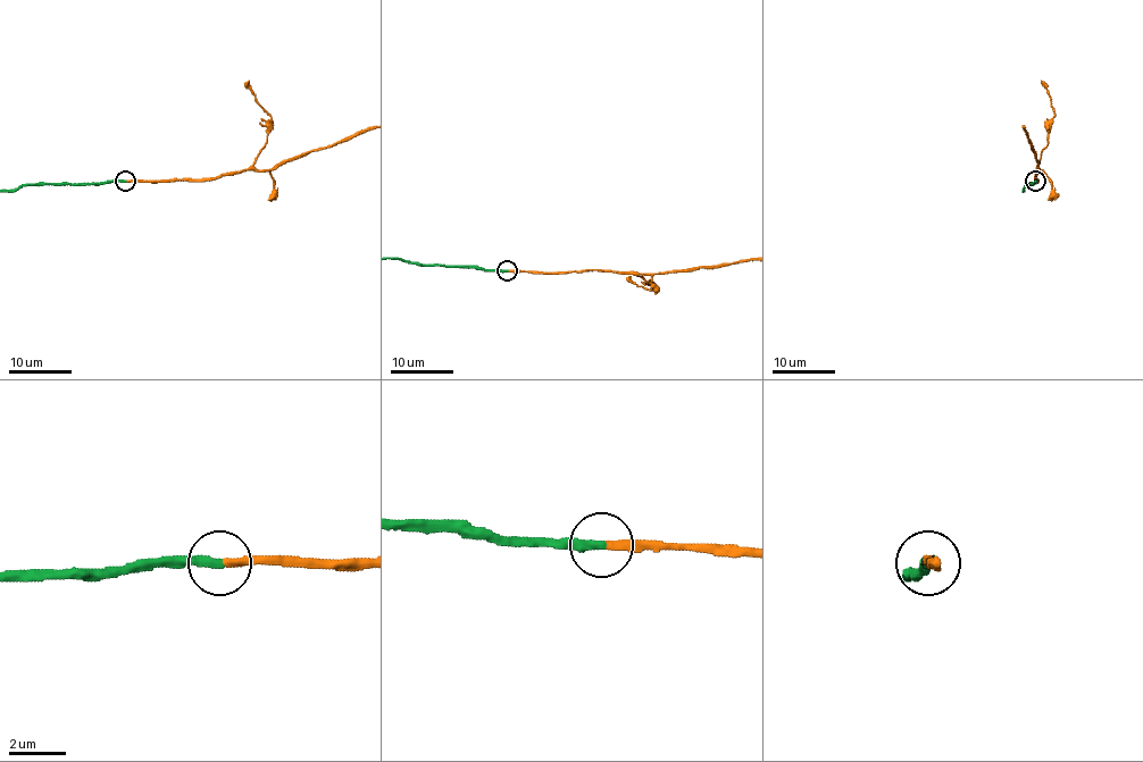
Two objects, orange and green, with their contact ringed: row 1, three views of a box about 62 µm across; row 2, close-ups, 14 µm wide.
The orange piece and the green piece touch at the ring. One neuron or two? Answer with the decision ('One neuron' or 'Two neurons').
One neuron

